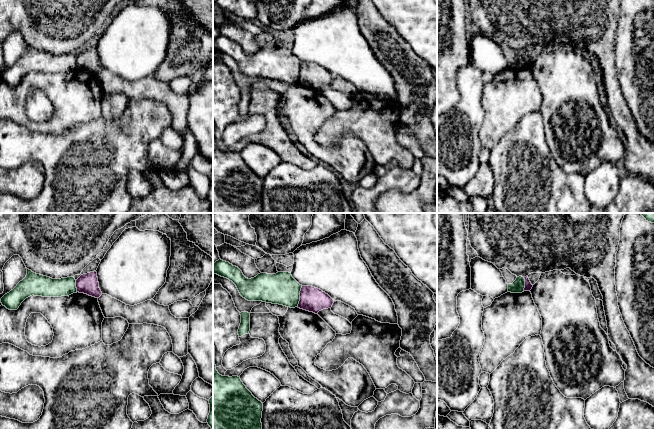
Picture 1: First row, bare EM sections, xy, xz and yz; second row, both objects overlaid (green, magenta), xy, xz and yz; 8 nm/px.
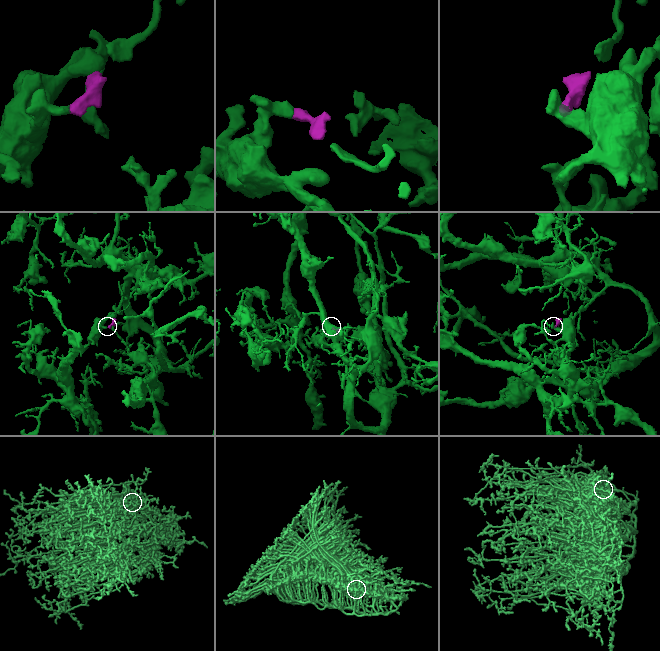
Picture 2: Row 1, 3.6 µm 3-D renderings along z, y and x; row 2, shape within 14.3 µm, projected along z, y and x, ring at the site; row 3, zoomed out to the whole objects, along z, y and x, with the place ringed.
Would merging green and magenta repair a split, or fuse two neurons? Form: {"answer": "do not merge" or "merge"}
{"answer": "do not merge"}

